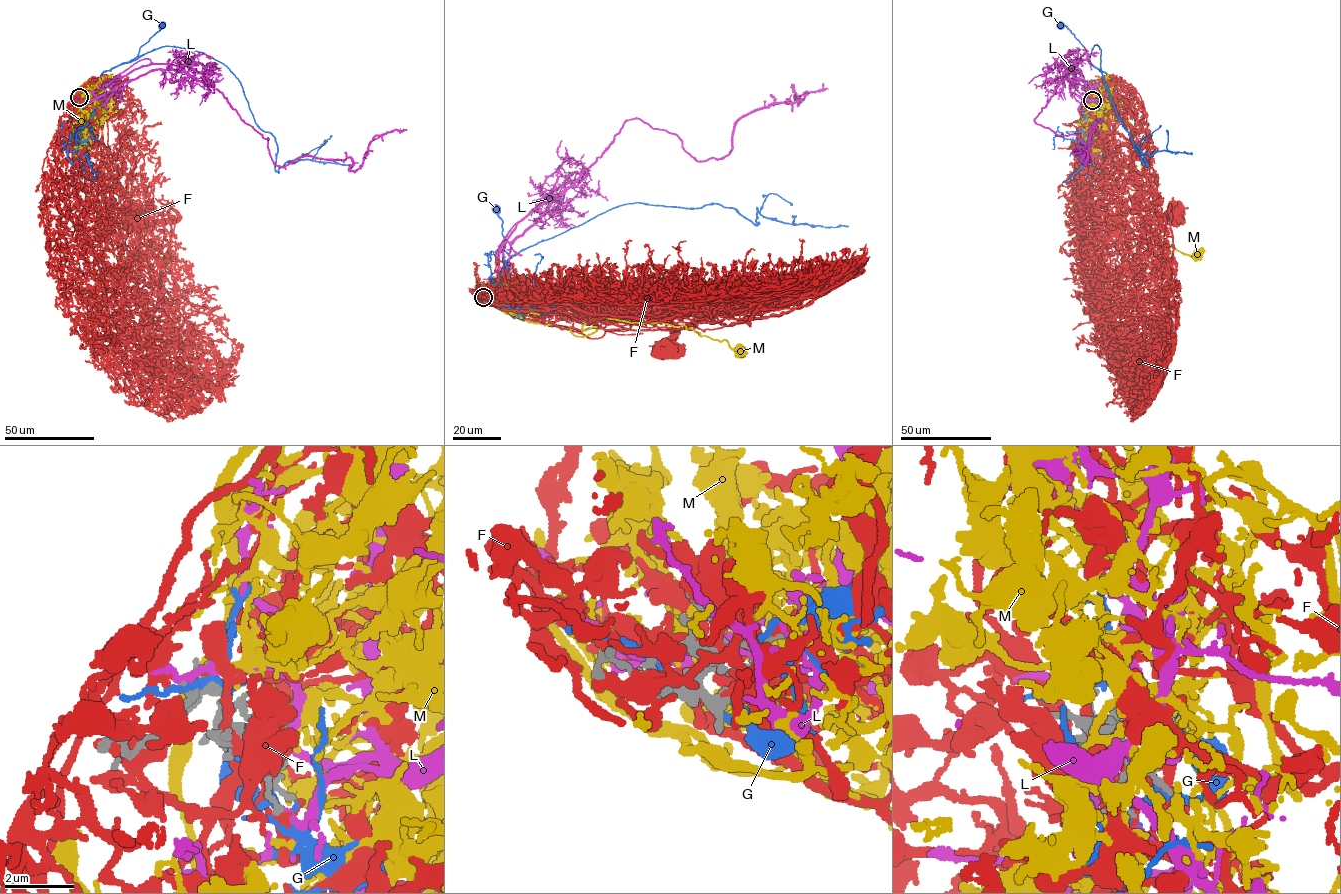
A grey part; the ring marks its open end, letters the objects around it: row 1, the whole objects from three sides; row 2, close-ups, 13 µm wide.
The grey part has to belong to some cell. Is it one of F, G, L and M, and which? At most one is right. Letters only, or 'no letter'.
M

